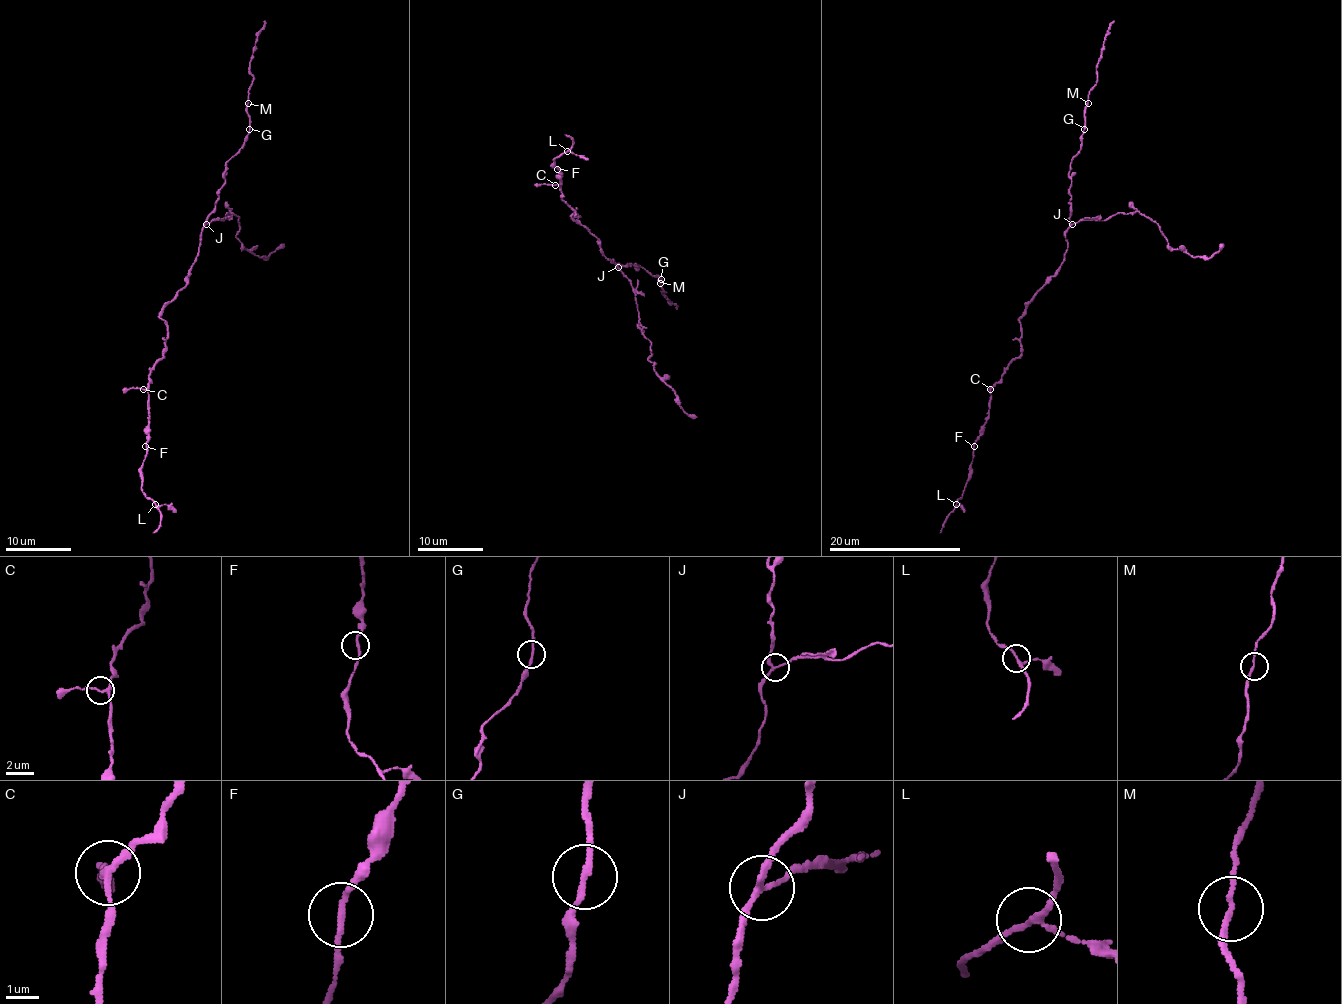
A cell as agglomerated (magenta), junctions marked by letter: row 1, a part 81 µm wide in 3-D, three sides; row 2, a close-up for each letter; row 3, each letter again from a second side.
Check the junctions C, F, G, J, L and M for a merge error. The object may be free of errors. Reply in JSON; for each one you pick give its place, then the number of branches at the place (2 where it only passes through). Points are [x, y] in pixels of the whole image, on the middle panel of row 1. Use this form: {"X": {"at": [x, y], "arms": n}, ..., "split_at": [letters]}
{"J": {"at": [618, 267], "arms": 3}, "split_at": ["J"]}

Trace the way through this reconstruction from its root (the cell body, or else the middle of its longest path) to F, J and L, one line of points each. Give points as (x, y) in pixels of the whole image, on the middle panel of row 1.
F: (600, 241), (572, 216), (578, 216), (562, 198), (560, 172), (557, 169)
J: (600, 241), (600, 251), (618, 267)
L: (600, 241), (572, 216), (578, 216), (562, 198), (560, 172), (554, 165), (554, 159), (567, 151)

